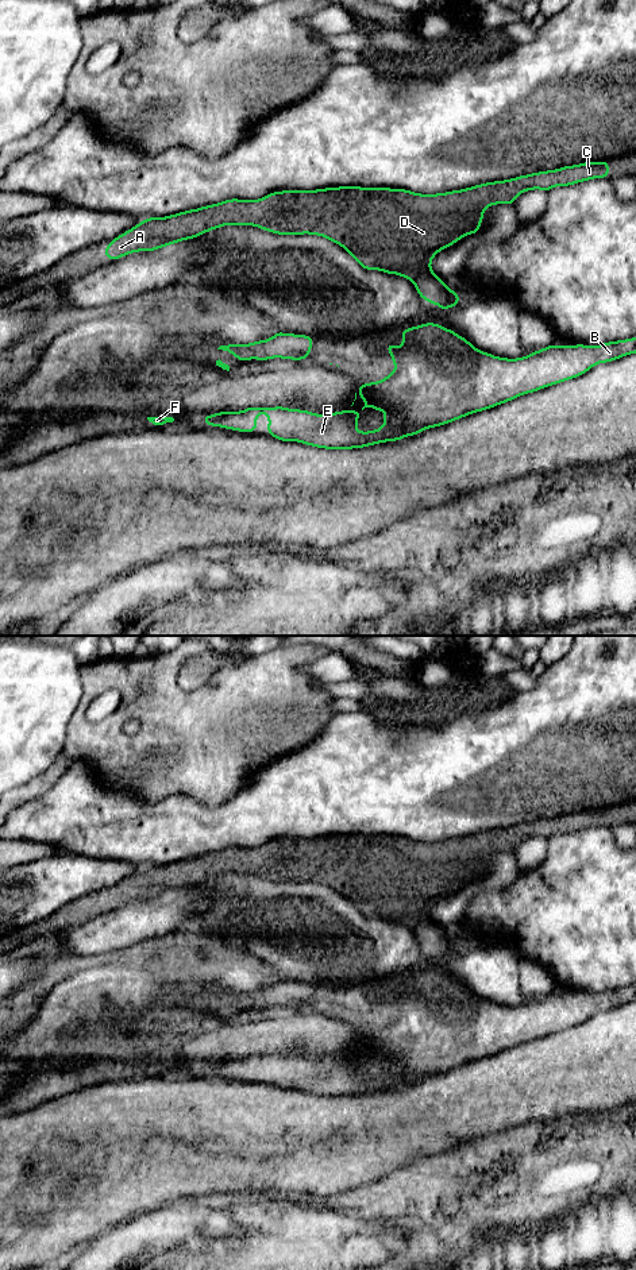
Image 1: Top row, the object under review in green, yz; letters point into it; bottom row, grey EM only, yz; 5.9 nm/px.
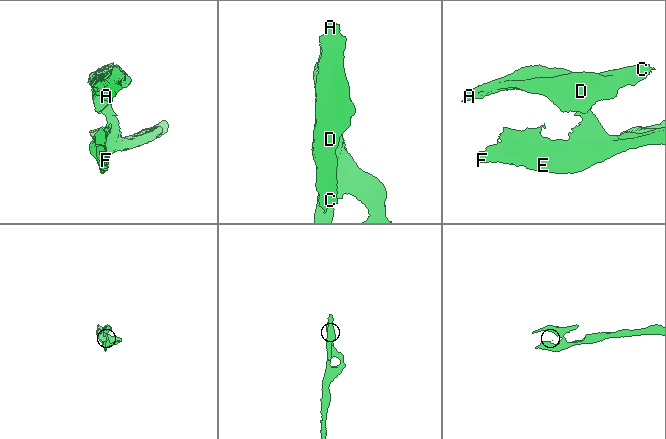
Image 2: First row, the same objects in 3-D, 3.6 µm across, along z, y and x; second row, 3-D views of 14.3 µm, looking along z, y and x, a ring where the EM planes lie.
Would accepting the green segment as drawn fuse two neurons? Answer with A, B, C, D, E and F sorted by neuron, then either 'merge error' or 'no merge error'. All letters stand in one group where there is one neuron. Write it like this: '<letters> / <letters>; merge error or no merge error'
A C D / B E F; merge error

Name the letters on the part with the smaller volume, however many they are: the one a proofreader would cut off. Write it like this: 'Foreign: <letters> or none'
Foreign: A, C, D

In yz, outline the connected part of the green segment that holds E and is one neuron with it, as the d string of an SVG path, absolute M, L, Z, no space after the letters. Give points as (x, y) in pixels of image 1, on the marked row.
M424 323L419 327L410 327L401 331L404 344L396 347L392 343L386 344L386 351L392 355L396 370L379 382L359 383L359 393L355 393L355 399L359 395L365 399L365 408L377 410L385 424L379 429L359 432L356 429L358 418L362 410L350 408L342 409L339 413L328 412L325 414L312 413L301 409L288 409L285 406L255 408L254 405L240 412L219 412L212 416L204 414L203 420L208 426L220 426L238 432L257 432L257 416L267 414L267 435L281 441L297 441L316 448L324 449L354 449L366 448L386 441L398 441L406 436L415 436L425 429L446 425L473 413L478 413L501 404L509 402L520 395L541 390L544 387L562 383L587 372L591 367L600 363L613 362L622 356L636 352L636 337L627 340L608 341L600 346L556 346L550 344L546 348L537 350L524 358L508 359L494 356L492 354L477 350L469 340L447 329L436 323Z

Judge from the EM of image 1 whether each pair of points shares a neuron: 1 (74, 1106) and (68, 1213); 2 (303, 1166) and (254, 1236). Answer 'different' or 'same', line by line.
1: same
2: different

